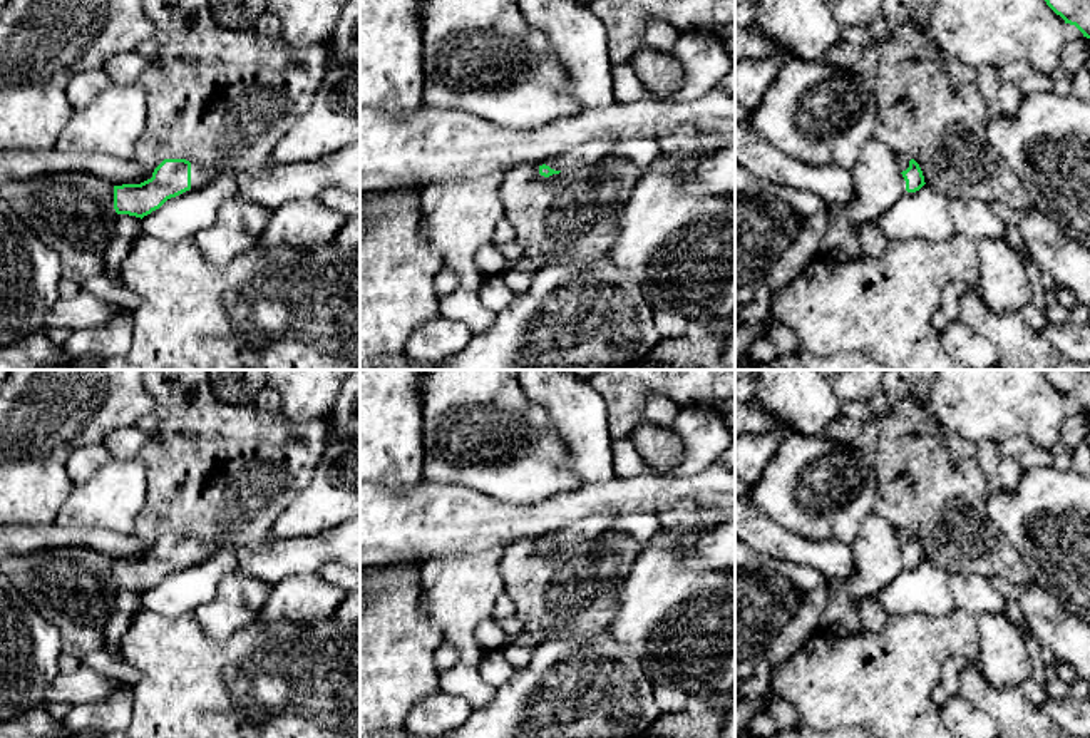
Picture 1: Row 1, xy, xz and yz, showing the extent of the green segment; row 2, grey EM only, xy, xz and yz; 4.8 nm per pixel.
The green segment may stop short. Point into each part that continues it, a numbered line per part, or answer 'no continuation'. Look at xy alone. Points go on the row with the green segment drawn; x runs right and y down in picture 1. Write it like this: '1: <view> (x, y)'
1: xy (200, 174)

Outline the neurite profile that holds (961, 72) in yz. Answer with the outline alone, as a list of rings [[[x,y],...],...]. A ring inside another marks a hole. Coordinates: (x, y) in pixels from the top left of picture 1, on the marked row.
[[[939,50],[939,59],[946,72],[963,84],[978,84],[978,72],[976,69],[961,64],[959,60],[949,57],[943,50]]]

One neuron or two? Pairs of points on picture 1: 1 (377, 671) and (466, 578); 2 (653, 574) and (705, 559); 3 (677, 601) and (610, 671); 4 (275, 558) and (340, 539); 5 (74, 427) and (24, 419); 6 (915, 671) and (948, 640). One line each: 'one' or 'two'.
1: two
2: two
3: two
4: one
5: one
6: one

